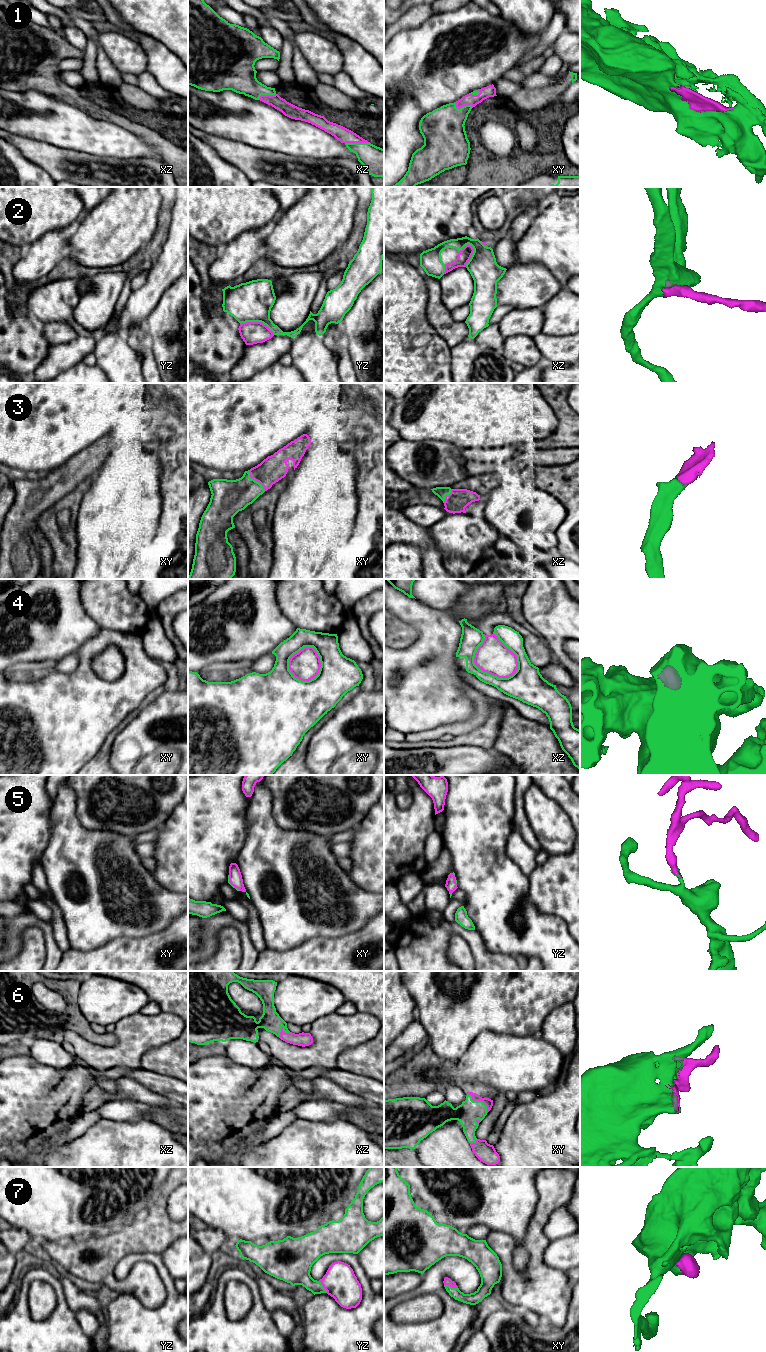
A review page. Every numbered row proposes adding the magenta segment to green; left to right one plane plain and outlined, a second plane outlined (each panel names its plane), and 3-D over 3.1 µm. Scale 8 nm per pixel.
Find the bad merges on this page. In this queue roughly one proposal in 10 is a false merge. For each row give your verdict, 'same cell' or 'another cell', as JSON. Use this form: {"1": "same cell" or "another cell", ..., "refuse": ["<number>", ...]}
{"1": "same cell", "2": "same cell", "3": "same cell", "4": "another cell", "5": "same cell", "6": "same cell", "7": "same cell", "refuse": ["4"]}

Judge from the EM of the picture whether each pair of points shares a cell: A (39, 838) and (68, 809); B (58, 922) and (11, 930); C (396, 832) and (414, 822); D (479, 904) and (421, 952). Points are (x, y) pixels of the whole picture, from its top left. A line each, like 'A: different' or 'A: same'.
A: different
B: different
C: same
D: different

